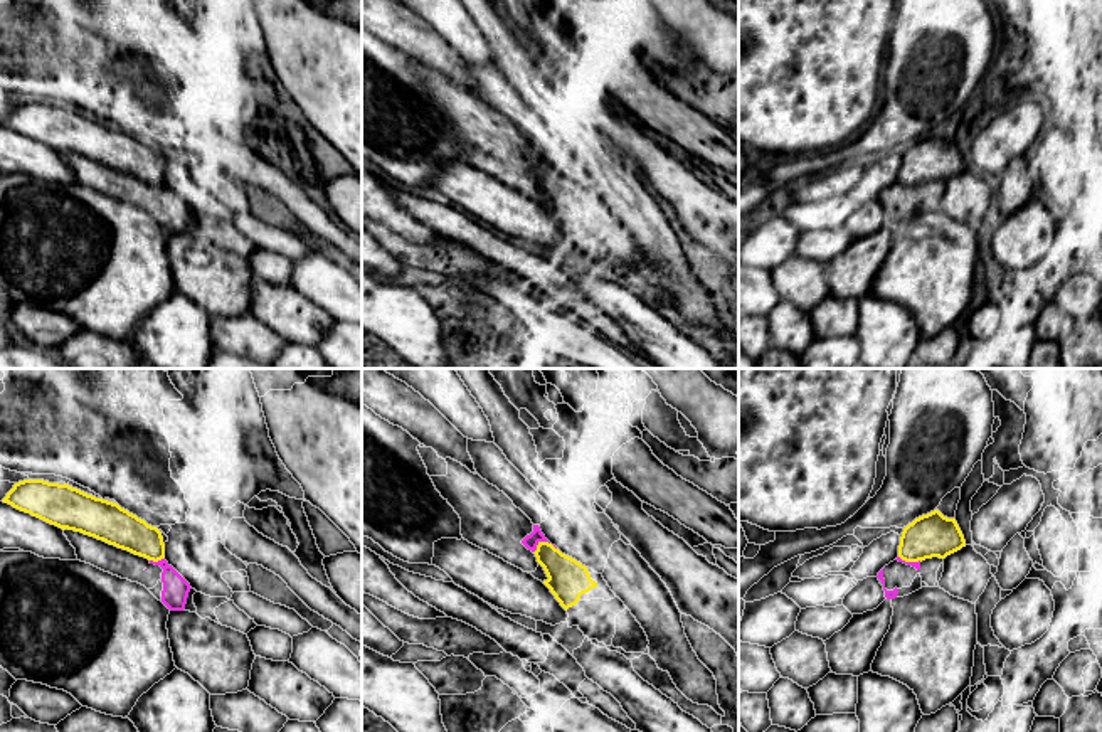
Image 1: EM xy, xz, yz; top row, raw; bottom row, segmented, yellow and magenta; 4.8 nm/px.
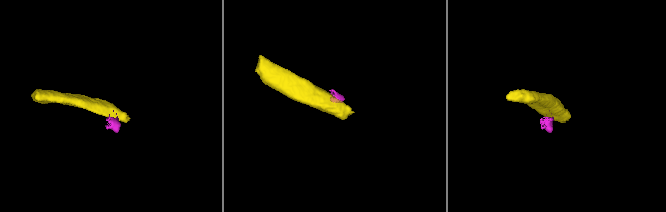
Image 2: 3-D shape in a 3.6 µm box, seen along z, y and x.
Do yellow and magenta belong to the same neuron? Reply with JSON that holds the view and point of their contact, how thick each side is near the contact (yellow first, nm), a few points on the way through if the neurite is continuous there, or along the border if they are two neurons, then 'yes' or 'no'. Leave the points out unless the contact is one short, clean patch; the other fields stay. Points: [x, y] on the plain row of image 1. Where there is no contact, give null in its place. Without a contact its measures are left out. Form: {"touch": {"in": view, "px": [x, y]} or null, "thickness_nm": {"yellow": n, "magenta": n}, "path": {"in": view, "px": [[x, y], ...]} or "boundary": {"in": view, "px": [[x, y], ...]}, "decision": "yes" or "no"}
{"touch": {"in": "xz", "px": [539, 167]}, "thickness_nm": {"yellow": 190, "magenta": 70}, "boundary": {"in": "xz", "px": [[549, 165], [540, 165], [534, 175]]}, "decision": "no"}

